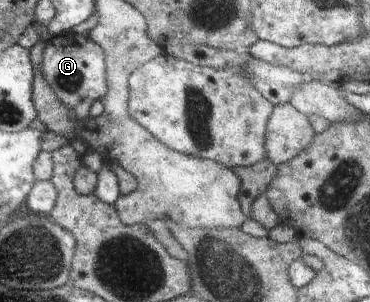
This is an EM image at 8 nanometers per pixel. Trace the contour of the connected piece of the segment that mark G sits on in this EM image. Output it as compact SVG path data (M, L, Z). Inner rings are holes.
M69 33L56 35L35 50L42 56L42 74L56 98L74 112L74 118L84 120L89 115L90 106L102 101L106 94L106 64L100 46L96 46L90 38L85 40L82 34Z

